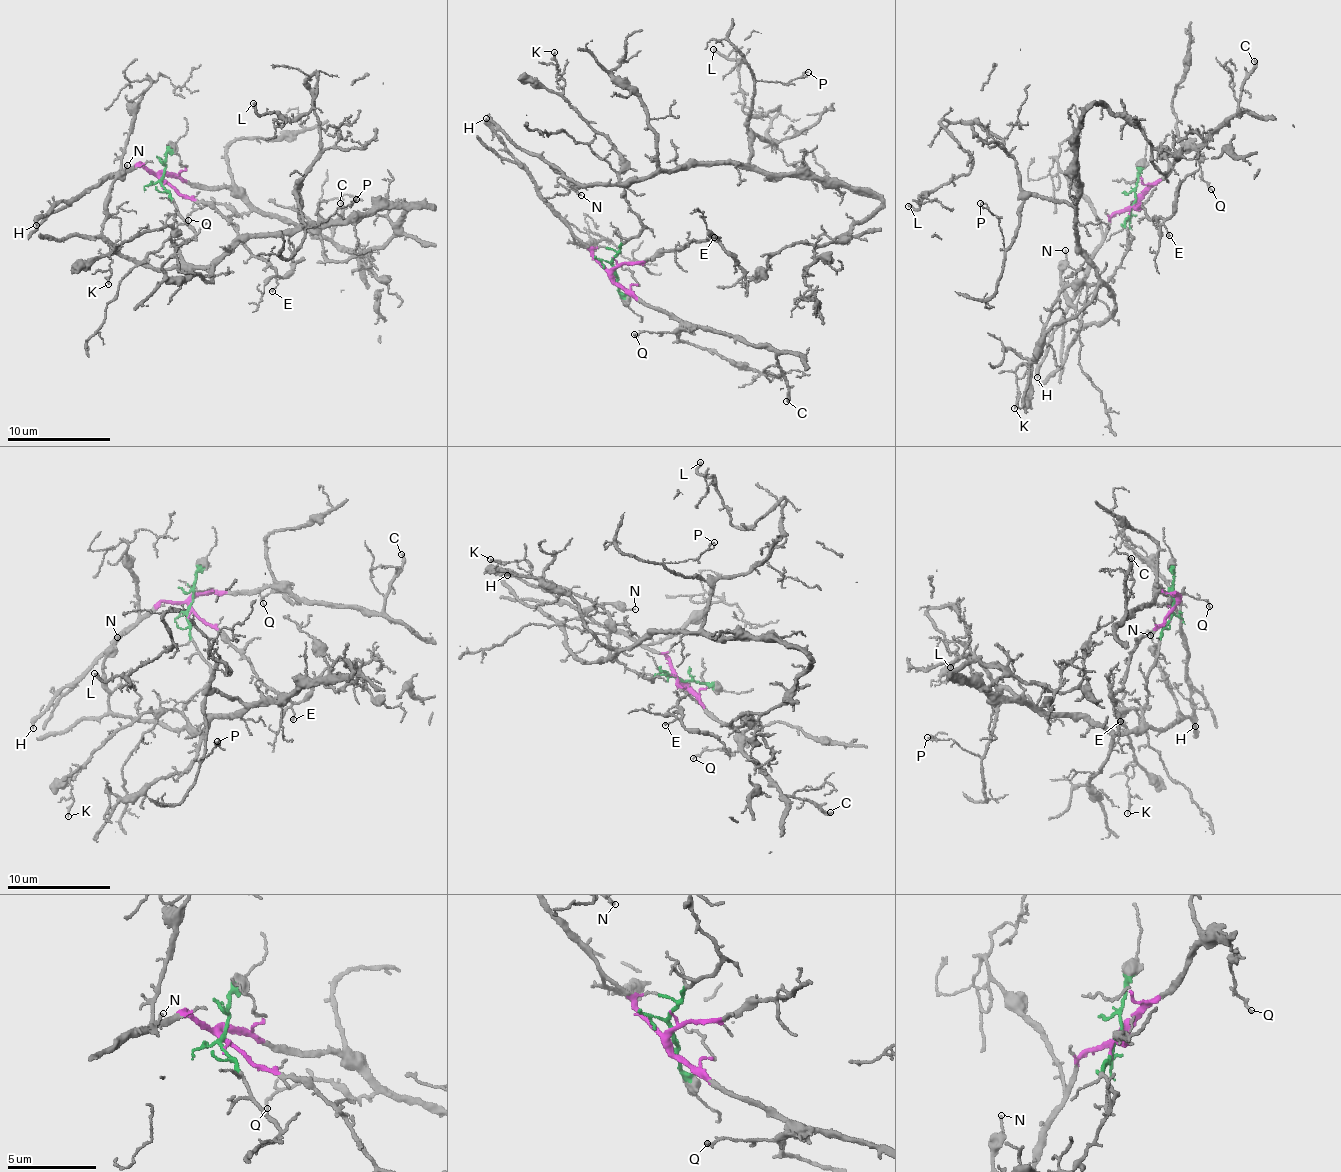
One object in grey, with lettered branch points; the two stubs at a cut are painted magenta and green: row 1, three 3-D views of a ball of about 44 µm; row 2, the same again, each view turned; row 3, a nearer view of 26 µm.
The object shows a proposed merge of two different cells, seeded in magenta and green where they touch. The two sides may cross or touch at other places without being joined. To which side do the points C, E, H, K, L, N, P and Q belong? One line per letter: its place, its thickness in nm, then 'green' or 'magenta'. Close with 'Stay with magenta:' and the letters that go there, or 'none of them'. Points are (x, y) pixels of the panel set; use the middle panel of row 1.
C: at (786, 401); 190 nm thick; magenta
E: at (714, 237); 130 nm thick; magenta
H: at (486, 118); 280 nm thick; magenta
K: at (554, 52); 140 nm thick; green
L: at (713, 49); 200 nm thick; green
N: at (581, 195); 120 nm thick; green
P: at (808, 72); 130 nm thick; green
Q: at (634, 334); 140 nm thick; magenta
Stay with magenta: C, E, H, Q

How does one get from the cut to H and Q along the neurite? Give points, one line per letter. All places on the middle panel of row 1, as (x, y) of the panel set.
H: (614, 271), (594, 256), (552, 209), (485, 117)
Q: (614, 271), (612, 276), (625, 289), (685, 324), (697, 327), (682, 332), (643, 330), (635, 334)

